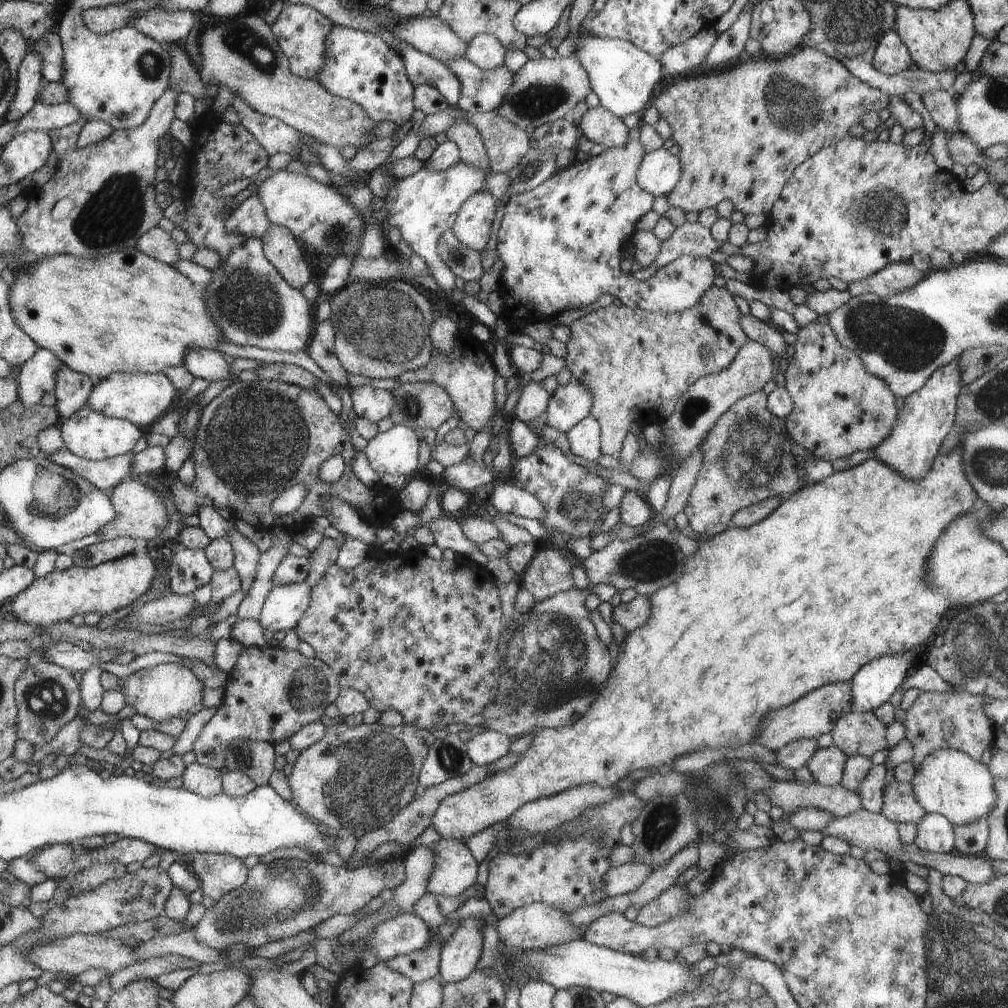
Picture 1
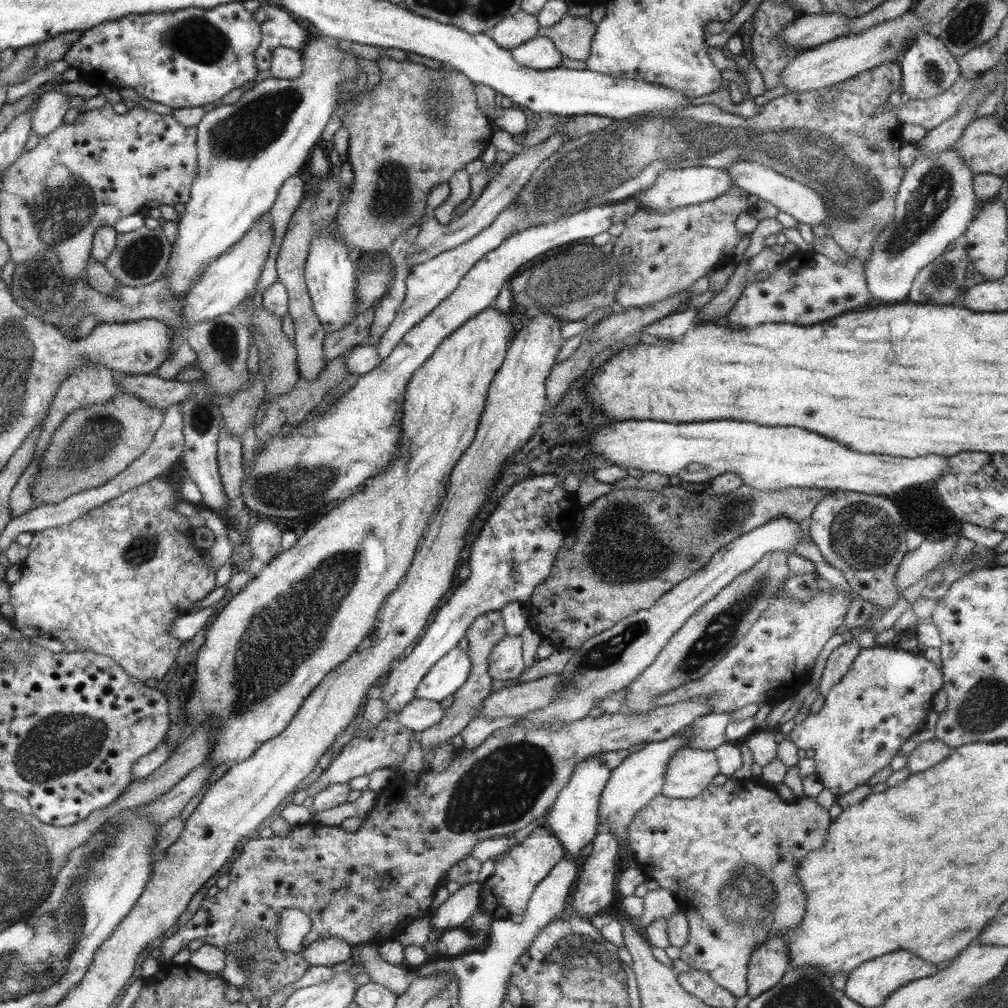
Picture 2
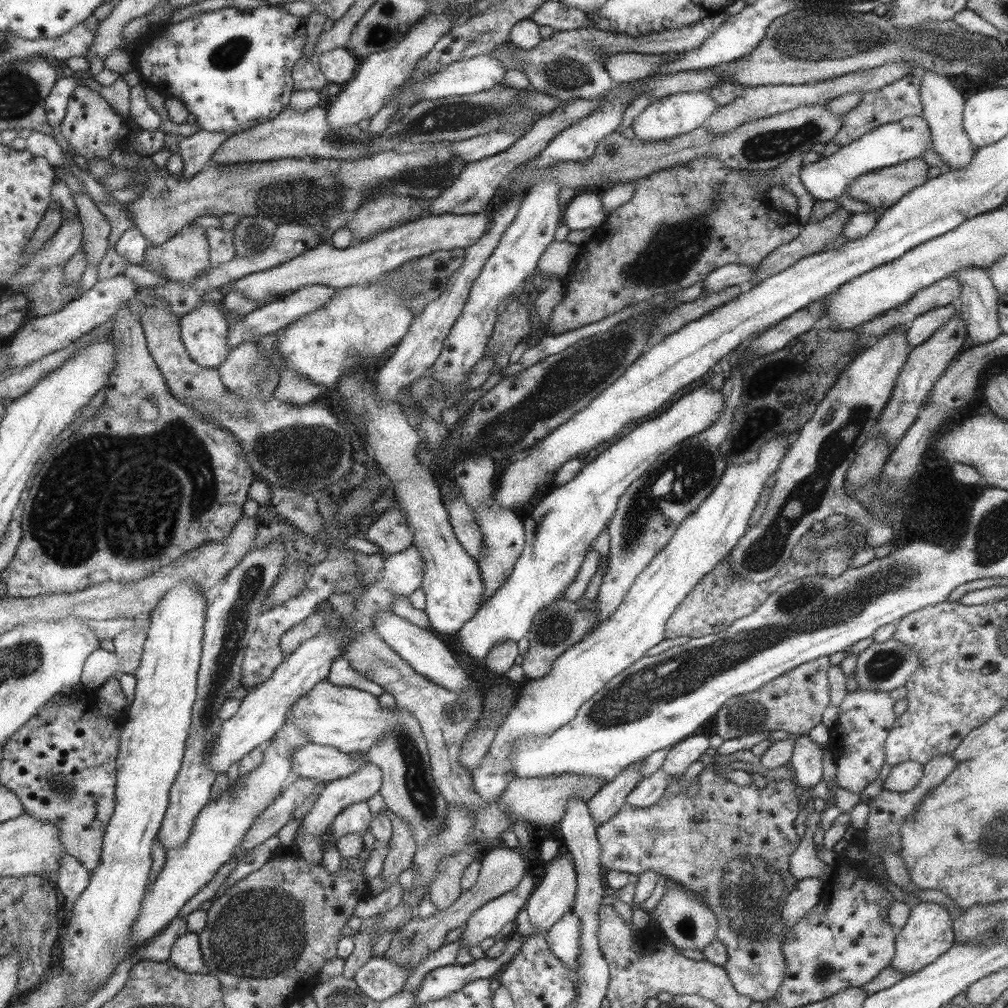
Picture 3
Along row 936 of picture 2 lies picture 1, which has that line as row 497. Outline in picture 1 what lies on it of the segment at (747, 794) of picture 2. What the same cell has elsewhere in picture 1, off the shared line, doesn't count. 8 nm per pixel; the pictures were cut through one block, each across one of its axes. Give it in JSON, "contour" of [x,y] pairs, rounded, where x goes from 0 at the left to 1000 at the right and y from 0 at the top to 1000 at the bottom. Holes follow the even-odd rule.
{"contour":[[[755,387],[721,405],[695,440],[695,462],[678,504],[684,524],[695,534],[707,533],[723,524],[731,506],[761,494],[778,496],[795,485],[798,477],[791,470],[793,456],[783,450],[783,442],[779,417],[765,412]]]}

